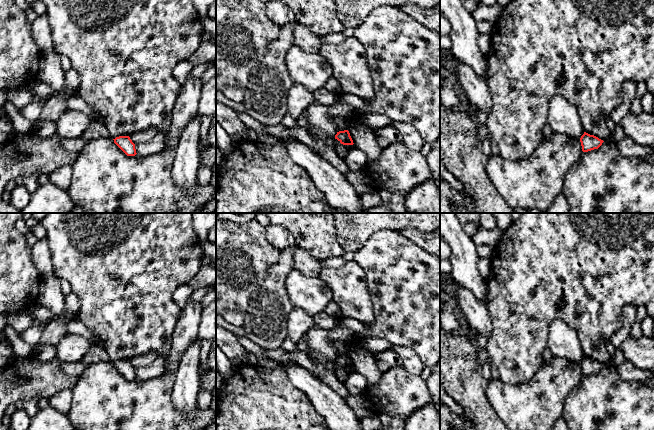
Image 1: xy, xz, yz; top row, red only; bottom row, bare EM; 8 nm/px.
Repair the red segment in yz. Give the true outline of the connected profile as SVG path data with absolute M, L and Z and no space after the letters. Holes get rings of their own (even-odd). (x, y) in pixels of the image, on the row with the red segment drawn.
M584 132L584 134L580 138L580 142L582 146L582 151L588 152L594 149L598 149L604 141L594 135L590 135Z

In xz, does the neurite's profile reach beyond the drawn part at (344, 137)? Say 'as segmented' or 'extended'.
as segmented

